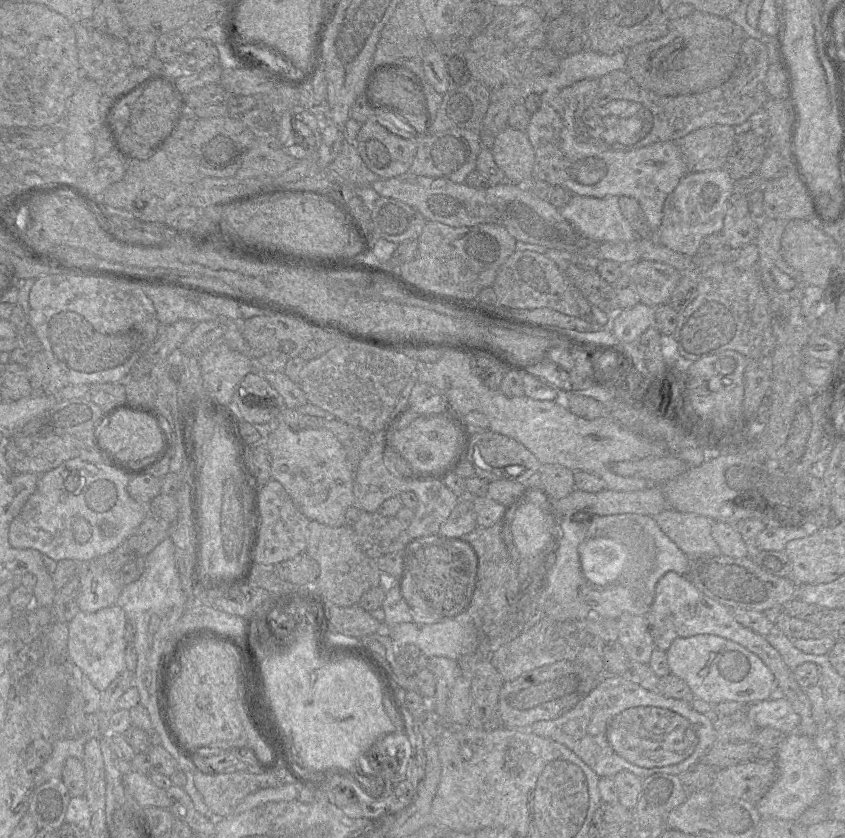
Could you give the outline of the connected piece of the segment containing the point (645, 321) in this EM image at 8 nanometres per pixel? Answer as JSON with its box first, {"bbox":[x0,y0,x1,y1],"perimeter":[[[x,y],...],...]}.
{"bbox":[612,302,655,343],"perimeter":[[[641,302],[629,309],[618,311],[612,317],[612,333],[620,343],[635,342],[639,336],[654,325],[655,308],[645,305]]]}

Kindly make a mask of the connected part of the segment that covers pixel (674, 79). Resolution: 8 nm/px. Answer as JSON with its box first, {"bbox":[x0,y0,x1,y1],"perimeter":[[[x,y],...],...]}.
{"bbox":[625,10,746,95],"perimeter":[[[695,10],[686,17],[671,19],[664,37],[639,43],[627,50],[625,70],[640,87],[657,95],[704,92],[729,79],[746,38],[742,27],[727,17]]]}

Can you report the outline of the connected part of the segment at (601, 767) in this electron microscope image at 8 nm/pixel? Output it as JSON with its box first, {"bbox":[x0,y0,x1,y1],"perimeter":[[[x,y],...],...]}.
{"bbox":[514,674,717,778],"perimeter":[[[611,674],[604,675],[586,697],[559,718],[514,729],[566,746],[599,778],[614,777],[623,770],[641,778],[654,773],[680,775],[717,741],[712,715],[697,712],[690,702],[664,697],[625,676]]]}

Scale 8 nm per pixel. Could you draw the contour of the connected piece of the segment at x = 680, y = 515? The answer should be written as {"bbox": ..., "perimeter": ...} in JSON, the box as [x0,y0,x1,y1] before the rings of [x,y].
{"bbox":[651,509,722,555],"perimeter":[[[665,509],[651,516],[659,528],[677,547],[687,555],[722,555],[721,550],[712,537],[711,518]]]}

